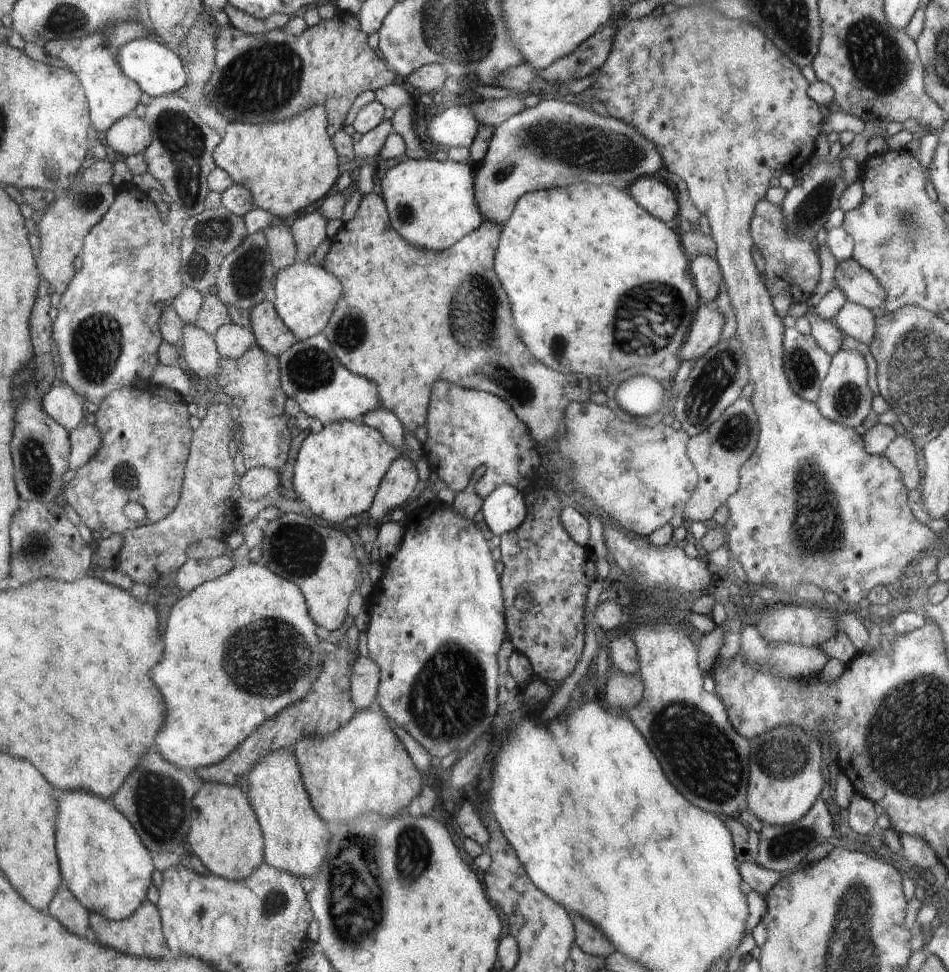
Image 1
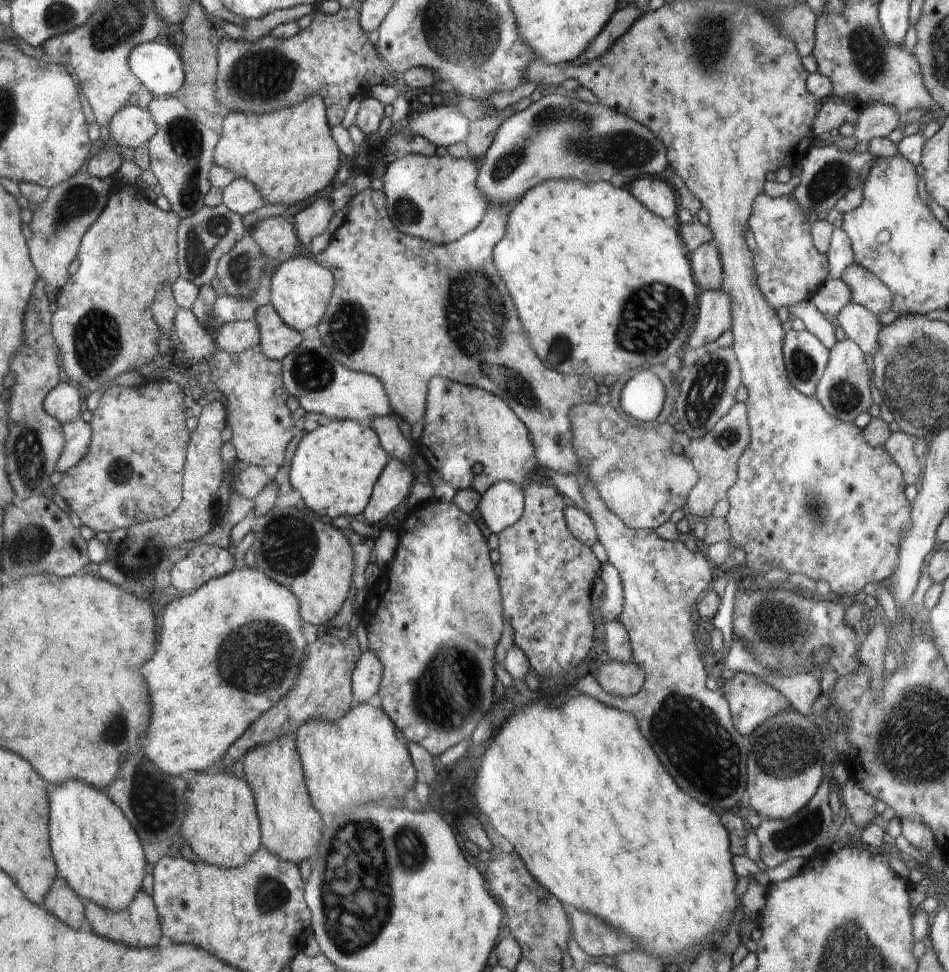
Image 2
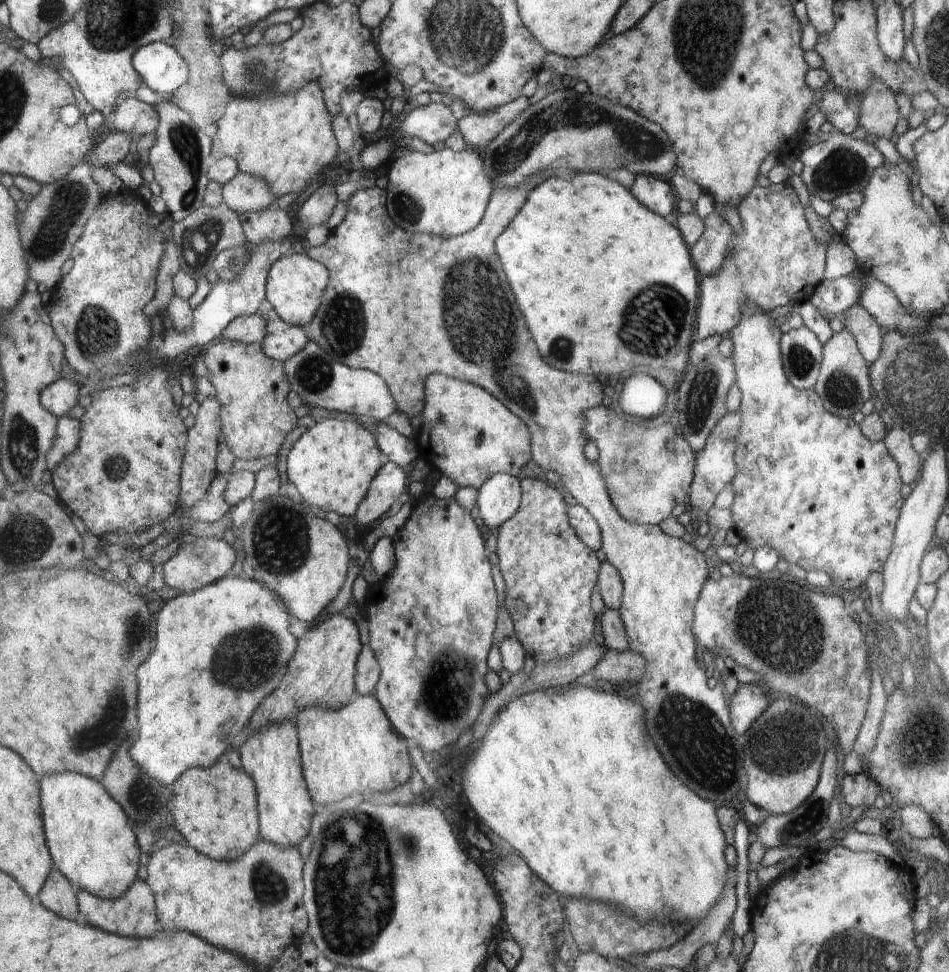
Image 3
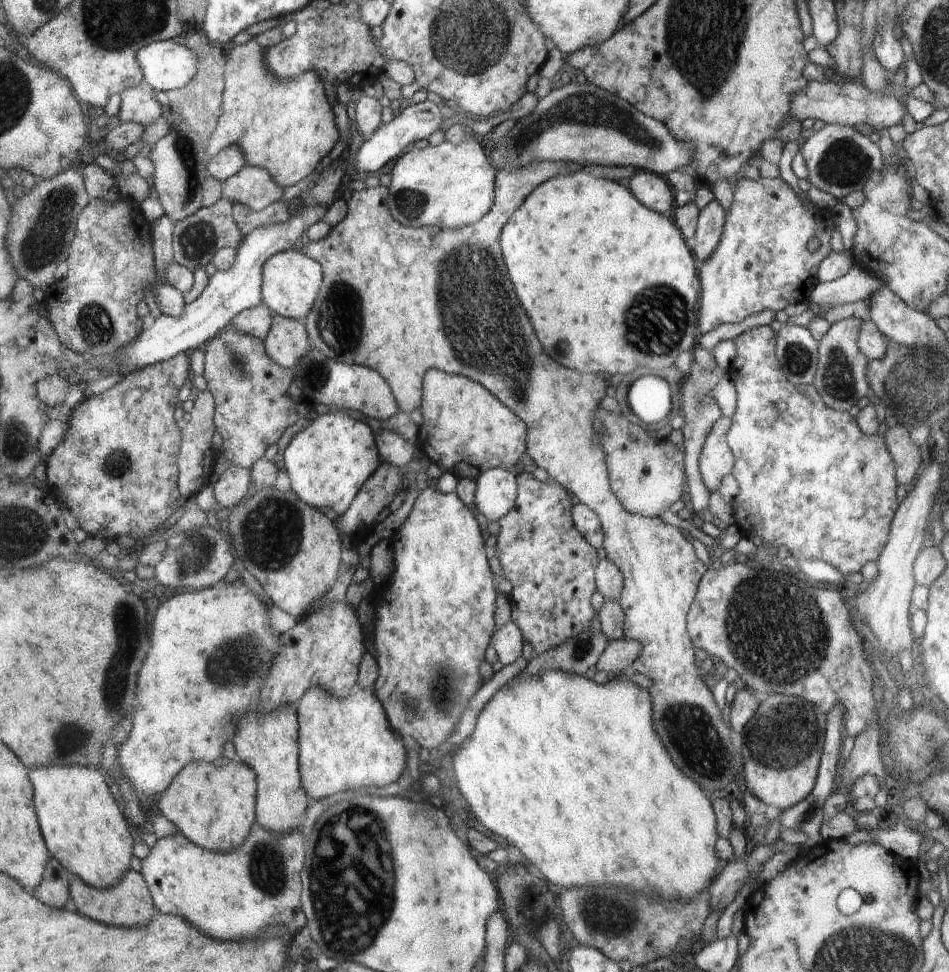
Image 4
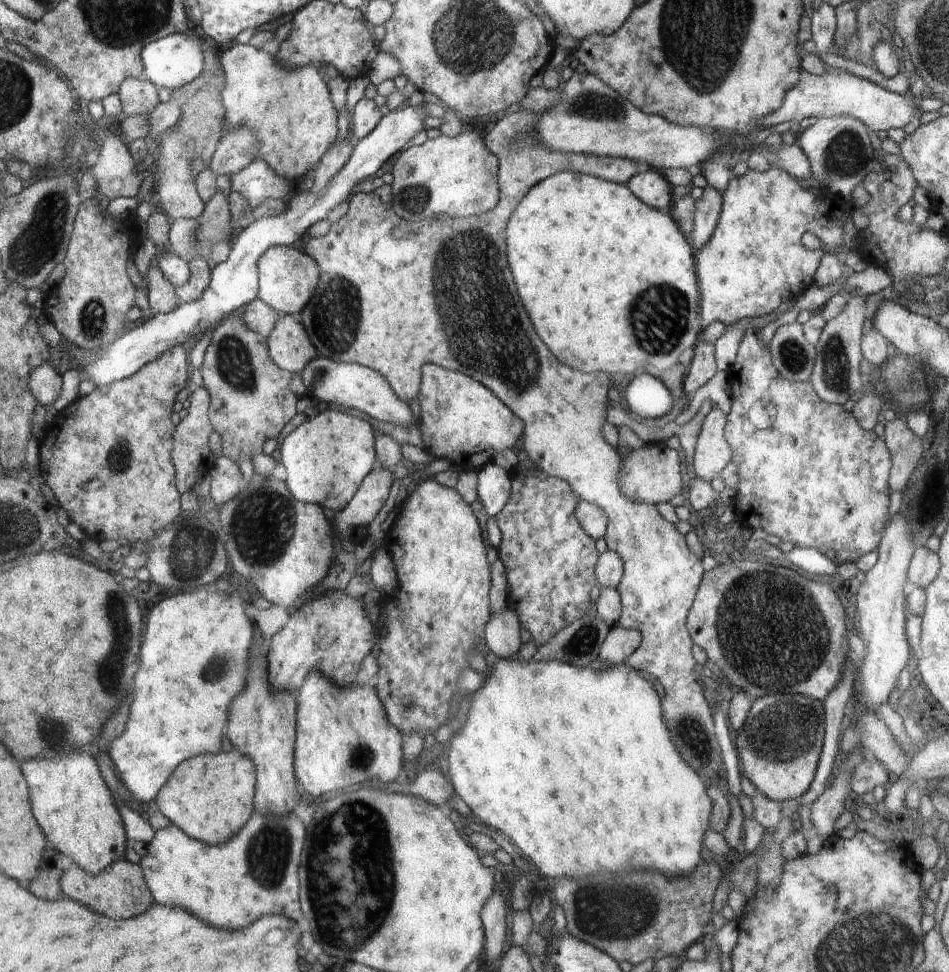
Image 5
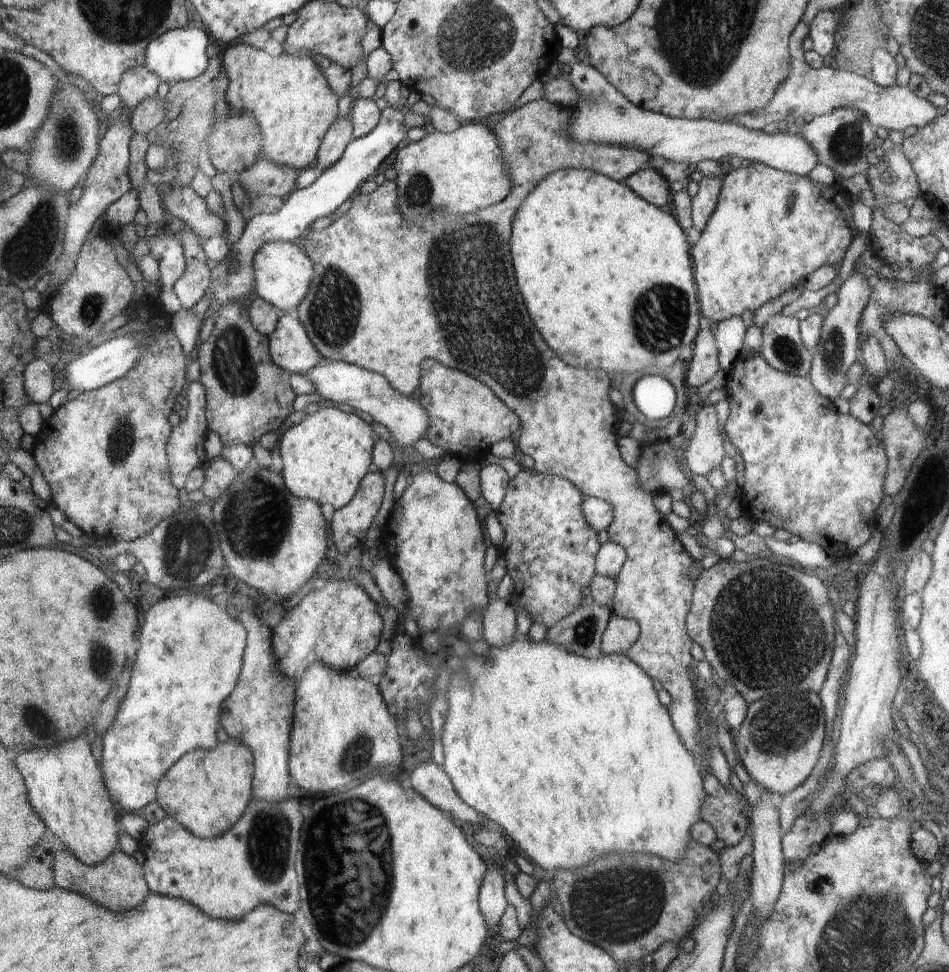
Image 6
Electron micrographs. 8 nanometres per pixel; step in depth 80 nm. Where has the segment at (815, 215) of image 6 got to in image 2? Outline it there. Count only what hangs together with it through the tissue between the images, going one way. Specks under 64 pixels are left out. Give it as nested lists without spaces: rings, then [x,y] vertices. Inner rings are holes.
[[[791,193],[778,198],[762,195],[754,202],[749,230],[754,234],[757,248],[757,252],[753,254],[757,283],[774,310],[798,304],[806,300],[806,294],[810,300],[819,291],[820,284],[824,284],[828,274],[828,256],[820,254],[814,248],[808,222],[802,222],[802,215],[801,208],[791,198]],[[702,291],[697,323],[690,335],[686,351],[702,351],[706,344],[715,342],[730,331],[733,324],[732,301],[720,291]]]

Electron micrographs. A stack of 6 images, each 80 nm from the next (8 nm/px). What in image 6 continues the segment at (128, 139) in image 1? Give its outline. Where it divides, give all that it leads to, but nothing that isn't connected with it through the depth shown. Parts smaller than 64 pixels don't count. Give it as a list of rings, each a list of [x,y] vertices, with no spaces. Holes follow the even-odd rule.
[[[136,66],[130,68],[122,76],[118,96],[122,100],[122,107],[134,110],[144,98],[157,96],[160,78],[156,72],[152,72],[148,66]]]

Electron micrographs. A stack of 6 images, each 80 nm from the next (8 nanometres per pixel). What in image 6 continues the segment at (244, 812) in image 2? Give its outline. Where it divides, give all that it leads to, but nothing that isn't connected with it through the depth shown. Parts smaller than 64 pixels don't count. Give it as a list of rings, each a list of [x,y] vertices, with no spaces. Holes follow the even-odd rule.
[[[228,742],[214,750],[190,752],[190,756],[186,756],[186,760],[182,760],[166,780],[161,780],[157,802],[167,816],[182,820],[182,824],[196,836],[208,840],[216,838],[230,830],[244,814],[252,798],[254,768],[252,752],[238,742]]]

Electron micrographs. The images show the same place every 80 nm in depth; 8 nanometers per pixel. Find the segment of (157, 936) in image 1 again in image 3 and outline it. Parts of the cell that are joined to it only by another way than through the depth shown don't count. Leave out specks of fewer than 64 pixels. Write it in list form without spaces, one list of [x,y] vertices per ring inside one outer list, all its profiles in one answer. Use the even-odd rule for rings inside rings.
[[[142,880],[134,881],[133,886],[125,892],[125,895],[113,901],[95,897],[86,891],[77,891],[77,901],[79,910],[88,920],[88,924],[94,924],[96,928],[102,928],[106,932],[114,932],[120,936],[150,938],[156,934],[156,928],[160,928],[160,921],[157,919],[156,897],[153,895],[153,889]]]

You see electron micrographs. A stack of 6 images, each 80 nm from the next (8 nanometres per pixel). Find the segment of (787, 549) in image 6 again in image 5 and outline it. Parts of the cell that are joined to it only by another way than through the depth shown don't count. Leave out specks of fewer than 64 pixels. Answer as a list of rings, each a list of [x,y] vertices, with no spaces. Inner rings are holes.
[[[794,546],[786,554],[788,562],[792,562],[796,566],[796,570],[802,573],[812,574],[812,576],[830,576],[834,577],[837,573],[837,567],[828,560],[822,552],[818,552],[816,548],[802,548],[802,546]]]

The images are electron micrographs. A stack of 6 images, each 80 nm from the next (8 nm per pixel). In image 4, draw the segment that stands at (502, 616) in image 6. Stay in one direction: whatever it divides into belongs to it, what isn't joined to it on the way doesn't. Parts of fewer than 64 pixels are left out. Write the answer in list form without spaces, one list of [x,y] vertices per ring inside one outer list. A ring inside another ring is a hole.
[[[509,622],[494,632],[491,646],[497,654],[496,657],[506,666],[524,656],[527,649],[522,644],[523,642],[524,638],[520,629],[514,623]]]

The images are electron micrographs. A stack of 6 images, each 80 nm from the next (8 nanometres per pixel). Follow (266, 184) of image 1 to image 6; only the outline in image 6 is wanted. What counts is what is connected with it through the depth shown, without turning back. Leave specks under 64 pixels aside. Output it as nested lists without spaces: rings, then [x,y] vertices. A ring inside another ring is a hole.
[[[240,42],[238,45],[227,46],[224,50],[223,68],[225,69],[228,79],[225,100],[230,104],[232,110],[236,110],[236,112],[242,112],[242,110],[244,110],[244,112],[252,112],[252,114],[256,116],[258,126],[260,126],[260,130],[262,130],[262,134],[264,134],[264,150],[262,156],[273,161],[274,164],[278,164],[280,168],[296,168],[296,171],[298,172],[305,169],[306,166],[310,166],[312,160],[317,158],[317,153],[321,149],[322,140],[325,139],[326,132],[329,131],[330,126],[332,126],[334,120],[336,120],[336,110],[338,110],[338,96],[332,92],[328,80],[324,78],[323,70],[318,65],[318,60],[312,56],[308,56],[308,54],[305,54],[304,56],[294,54],[289,55],[285,52],[280,54],[280,56],[271,57],[270,54],[267,54],[262,49],[254,49],[253,47]]]

